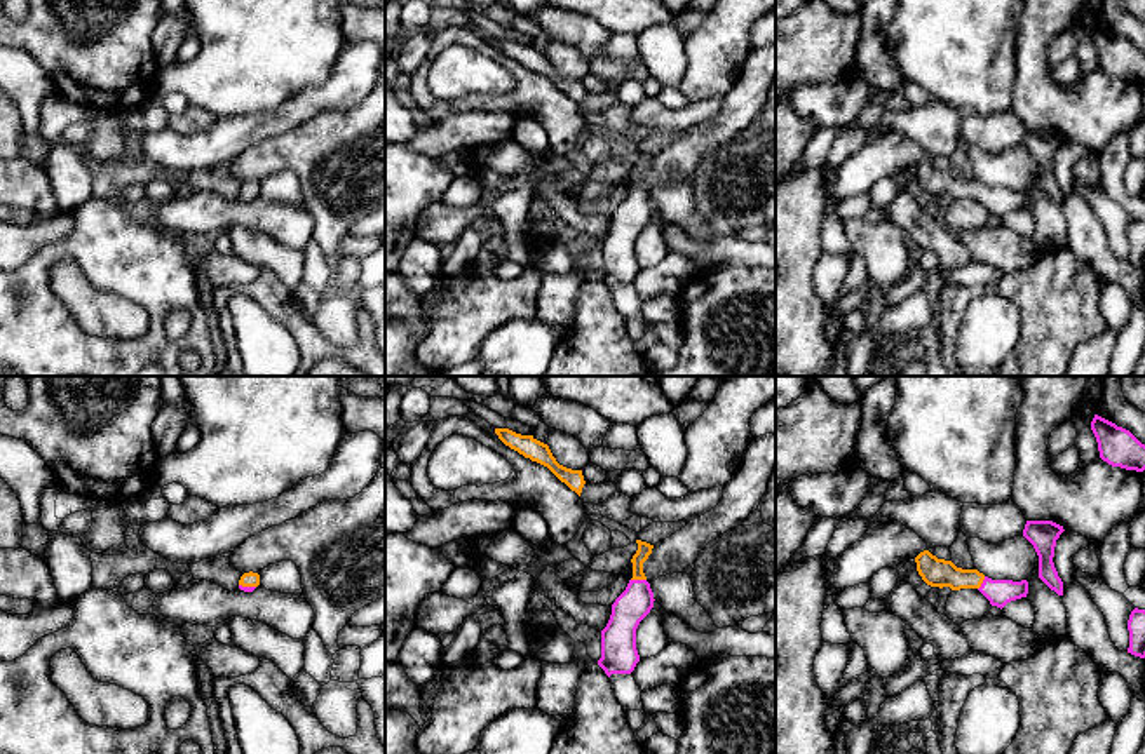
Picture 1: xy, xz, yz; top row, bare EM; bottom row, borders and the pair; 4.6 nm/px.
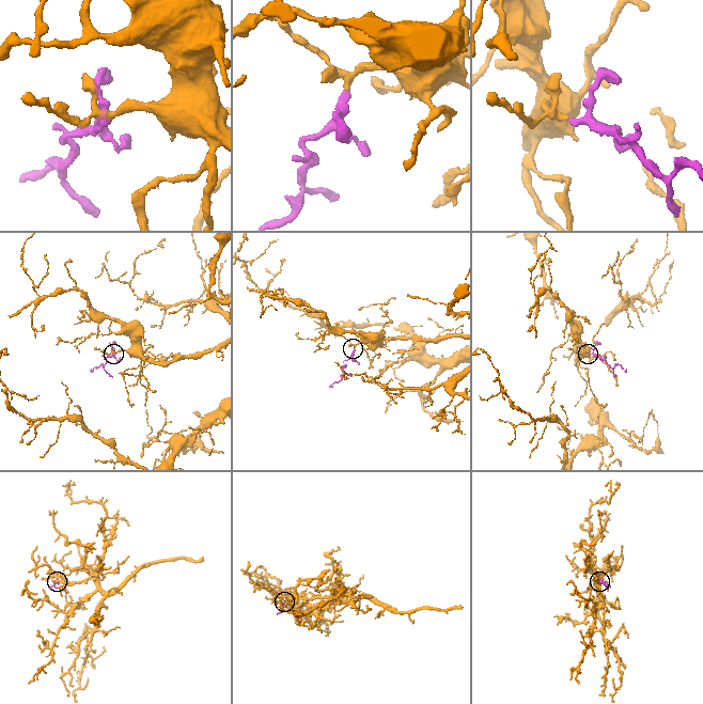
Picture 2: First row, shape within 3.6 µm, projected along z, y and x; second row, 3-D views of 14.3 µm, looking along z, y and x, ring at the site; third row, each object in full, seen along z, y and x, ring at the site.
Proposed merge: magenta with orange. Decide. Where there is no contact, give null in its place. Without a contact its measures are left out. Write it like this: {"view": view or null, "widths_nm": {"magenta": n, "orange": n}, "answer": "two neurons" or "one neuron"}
{"view": "xz", "widths_nm": {"magenta": 160, "orange": 70}, "answer": "one neuron"}

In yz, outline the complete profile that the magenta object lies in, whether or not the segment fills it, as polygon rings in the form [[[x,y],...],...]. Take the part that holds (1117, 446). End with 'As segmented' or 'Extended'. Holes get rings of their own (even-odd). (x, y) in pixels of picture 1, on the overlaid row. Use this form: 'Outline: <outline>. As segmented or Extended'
Outline: [[[1094,414],[1091,430],[1098,442],[1100,458],[1112,467],[1145,470],[1145,444],[1129,430]]]. As segmented

